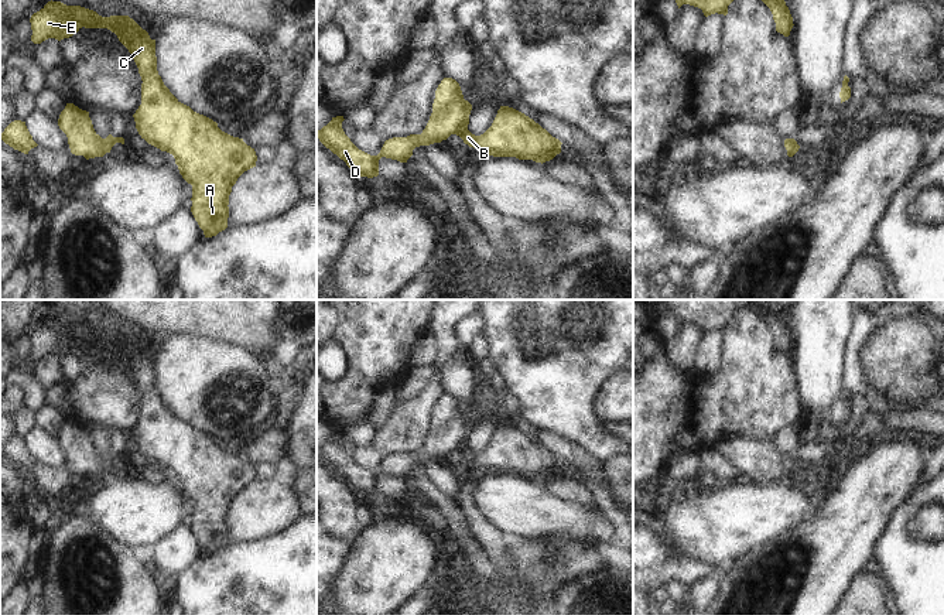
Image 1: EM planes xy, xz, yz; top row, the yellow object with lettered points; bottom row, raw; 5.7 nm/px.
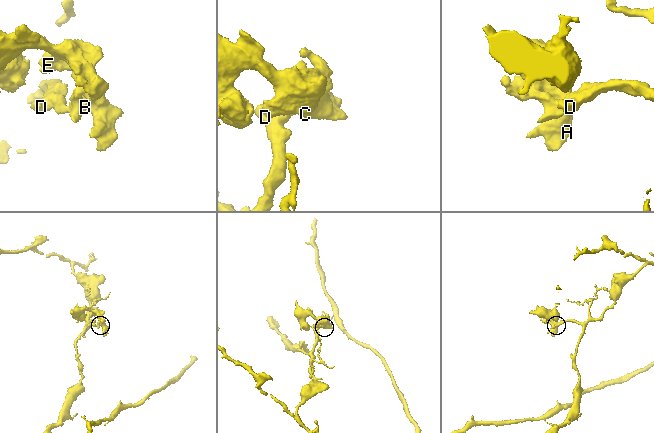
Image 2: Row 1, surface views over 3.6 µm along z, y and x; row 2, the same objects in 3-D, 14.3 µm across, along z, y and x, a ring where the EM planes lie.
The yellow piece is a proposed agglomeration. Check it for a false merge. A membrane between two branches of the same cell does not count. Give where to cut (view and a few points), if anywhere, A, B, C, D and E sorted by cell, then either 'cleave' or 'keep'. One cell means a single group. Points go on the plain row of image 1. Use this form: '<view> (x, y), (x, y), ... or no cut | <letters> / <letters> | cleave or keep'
no cut | A B C D E | keep

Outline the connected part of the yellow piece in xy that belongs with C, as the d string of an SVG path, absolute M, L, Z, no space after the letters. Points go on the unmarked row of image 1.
M52 317L34 329L30 339L34 361L69 355L82 344L107 345L117 352L143 397L141 421L133 431L138 451L174 472L179 491L192 502L191 529L205 554L225 547L232 503L244 488L256 484L256 468L170 409L157 387L155 356L129 332L102 334L93 327Z

